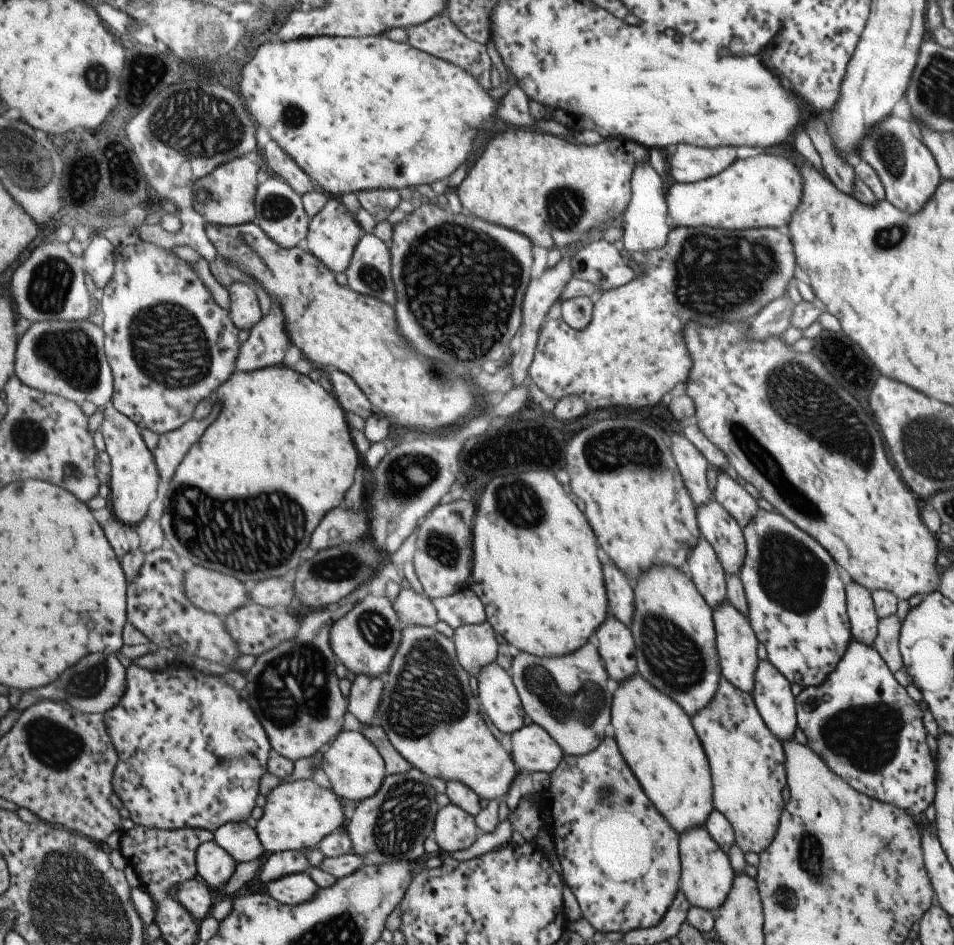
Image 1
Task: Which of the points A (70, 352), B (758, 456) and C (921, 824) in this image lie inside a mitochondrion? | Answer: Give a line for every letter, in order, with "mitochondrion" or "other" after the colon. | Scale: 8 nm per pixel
A: mitochondrion
B: mitochondrion
C: other

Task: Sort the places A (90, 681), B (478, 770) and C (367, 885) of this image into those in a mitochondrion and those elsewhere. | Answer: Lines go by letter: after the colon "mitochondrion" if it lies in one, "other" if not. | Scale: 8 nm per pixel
A: mitochondrion
B: other
C: other

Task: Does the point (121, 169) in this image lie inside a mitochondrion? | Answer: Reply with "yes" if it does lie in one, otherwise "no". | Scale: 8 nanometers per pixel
no

